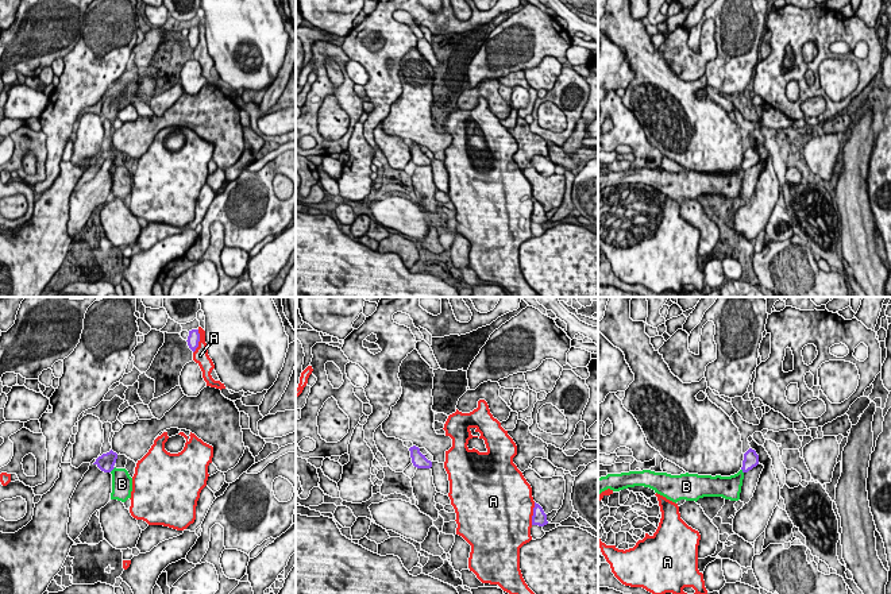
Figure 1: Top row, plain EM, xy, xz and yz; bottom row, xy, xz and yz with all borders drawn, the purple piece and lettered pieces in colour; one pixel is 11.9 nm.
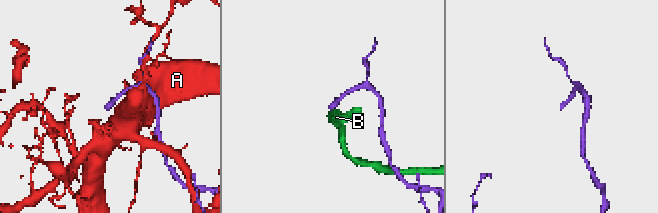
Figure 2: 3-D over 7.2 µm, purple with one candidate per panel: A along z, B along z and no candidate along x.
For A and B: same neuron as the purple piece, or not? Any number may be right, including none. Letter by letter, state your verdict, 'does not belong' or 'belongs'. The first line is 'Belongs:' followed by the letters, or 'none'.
Belongs: none
A: does not belong
B: does not belong

